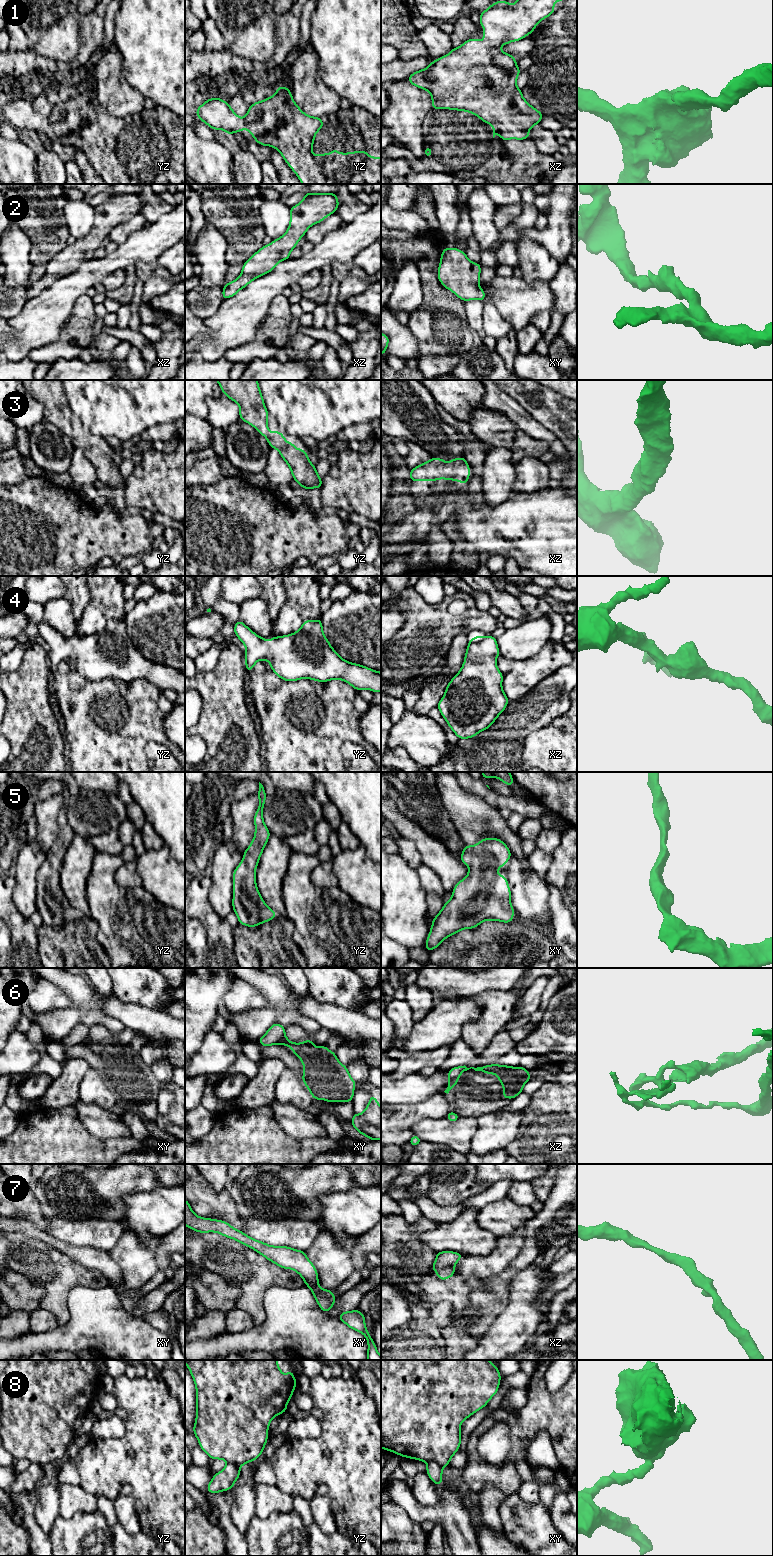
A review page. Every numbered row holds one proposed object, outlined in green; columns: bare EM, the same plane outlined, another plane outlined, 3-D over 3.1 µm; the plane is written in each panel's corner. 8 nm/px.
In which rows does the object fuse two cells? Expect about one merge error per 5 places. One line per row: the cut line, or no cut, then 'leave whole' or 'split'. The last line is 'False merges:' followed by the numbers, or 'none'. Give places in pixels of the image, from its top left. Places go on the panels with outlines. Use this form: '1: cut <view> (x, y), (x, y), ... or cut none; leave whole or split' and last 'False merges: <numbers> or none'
1: cut none; leave whole
2: cut none; leave whole
3: cut none; leave whole
4: cut none; leave whole
5: cut none; leave whole
6: cut xz (489, 1066), (484, 1071); split
7: cut none; leave whole
8: cut xy (427, 1462), (437, 1462), (442, 1467); split
False merges: 6, 8

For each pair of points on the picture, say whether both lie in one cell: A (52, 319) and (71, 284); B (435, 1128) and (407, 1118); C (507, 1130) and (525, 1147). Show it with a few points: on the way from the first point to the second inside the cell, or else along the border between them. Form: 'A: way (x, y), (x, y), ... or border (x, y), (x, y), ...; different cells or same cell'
A: way (52, 310), (64, 293); same cell
B: border (440, 1118), (423, 1118), (413, 1126), (412, 1132); different cells
C: border (521, 1124), (517, 1136), (504, 1148); different cells

